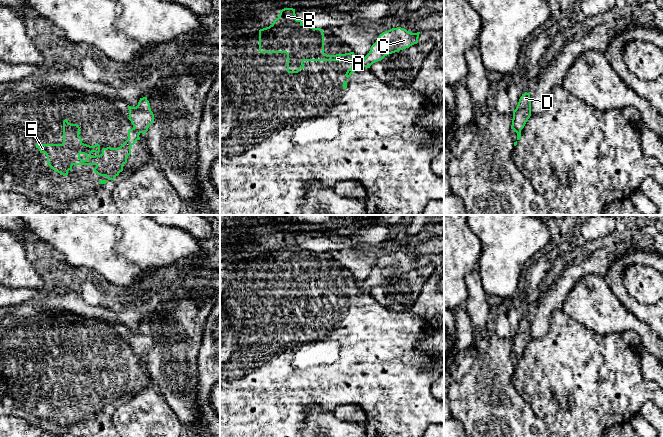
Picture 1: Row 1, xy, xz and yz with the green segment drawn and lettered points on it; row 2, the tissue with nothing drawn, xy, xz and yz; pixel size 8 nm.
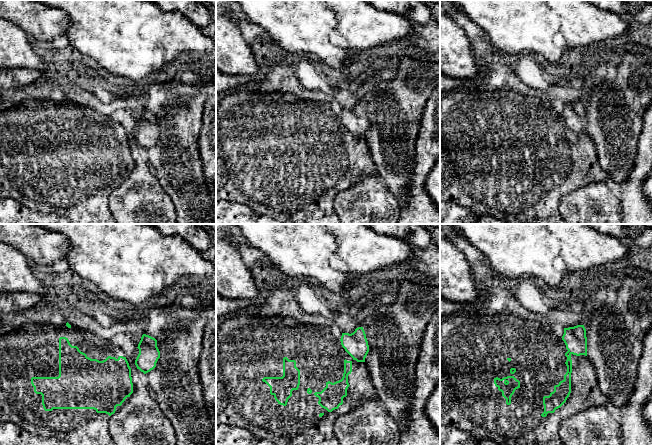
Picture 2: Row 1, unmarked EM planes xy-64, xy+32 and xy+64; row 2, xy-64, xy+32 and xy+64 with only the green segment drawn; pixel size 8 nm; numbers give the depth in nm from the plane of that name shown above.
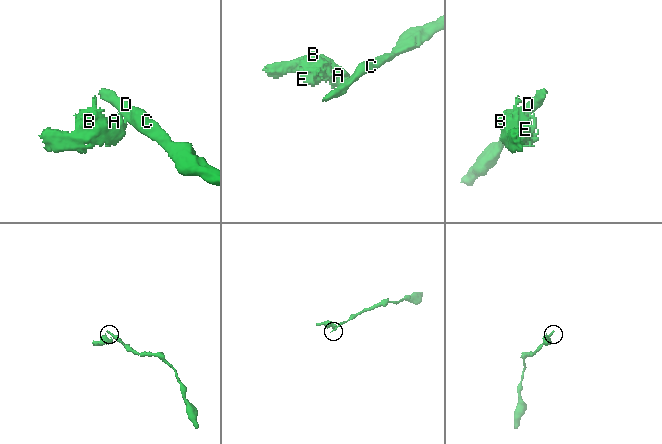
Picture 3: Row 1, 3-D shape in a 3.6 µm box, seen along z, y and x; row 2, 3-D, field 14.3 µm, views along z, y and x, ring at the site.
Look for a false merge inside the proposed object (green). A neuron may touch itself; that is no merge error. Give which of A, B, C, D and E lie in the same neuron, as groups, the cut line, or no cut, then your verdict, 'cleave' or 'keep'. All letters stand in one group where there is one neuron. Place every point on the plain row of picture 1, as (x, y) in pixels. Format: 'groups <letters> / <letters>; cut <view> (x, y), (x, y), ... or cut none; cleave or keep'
groups A B E / C D; cut xy (134, 351), (139, 357); cleave

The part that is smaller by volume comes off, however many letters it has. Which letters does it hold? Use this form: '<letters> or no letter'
A, B, E

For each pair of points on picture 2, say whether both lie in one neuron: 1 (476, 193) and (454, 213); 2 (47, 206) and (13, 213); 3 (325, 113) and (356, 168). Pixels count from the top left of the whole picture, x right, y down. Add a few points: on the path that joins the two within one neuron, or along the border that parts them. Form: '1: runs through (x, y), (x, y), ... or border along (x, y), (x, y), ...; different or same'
1: border along (450, 200), (466, 205), (476, 213); different
2: border along (10, 198), (22, 202), (34, 210), (54, 212); different
3: runs through (325, 127), (325, 137), (342, 154); same

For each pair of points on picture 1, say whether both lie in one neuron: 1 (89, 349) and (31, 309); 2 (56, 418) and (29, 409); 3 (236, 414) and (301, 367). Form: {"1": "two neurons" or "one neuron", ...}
{"1": "one neuron", "2": "one neuron", "3": "one neuron"}

